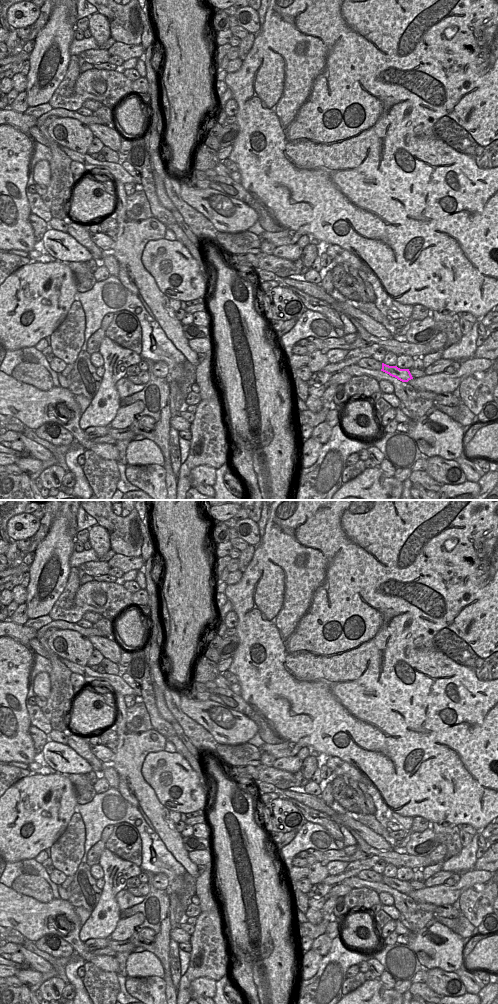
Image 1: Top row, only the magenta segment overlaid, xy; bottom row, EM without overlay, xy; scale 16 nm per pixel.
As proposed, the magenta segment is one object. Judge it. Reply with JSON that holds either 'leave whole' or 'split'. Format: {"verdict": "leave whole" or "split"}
{"verdict": "leave whole"}

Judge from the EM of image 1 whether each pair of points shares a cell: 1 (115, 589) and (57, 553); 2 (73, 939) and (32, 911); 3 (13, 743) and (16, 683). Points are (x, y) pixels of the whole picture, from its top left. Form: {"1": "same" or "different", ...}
{"1": "different", "2": "same", "3": "same"}

